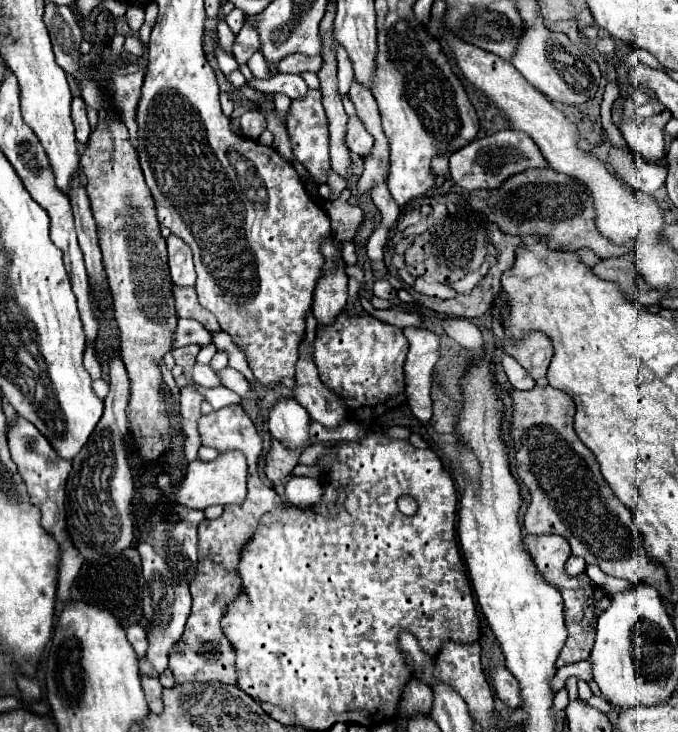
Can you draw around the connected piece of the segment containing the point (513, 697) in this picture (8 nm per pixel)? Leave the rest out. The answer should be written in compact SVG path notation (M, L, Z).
M496 667L490 673L492 681L494 681L494 689L496 695L512 709L518 709L522 705L522 697L520 697L520 687L518 687L518 679L514 679L514 675L506 669L506 667Z

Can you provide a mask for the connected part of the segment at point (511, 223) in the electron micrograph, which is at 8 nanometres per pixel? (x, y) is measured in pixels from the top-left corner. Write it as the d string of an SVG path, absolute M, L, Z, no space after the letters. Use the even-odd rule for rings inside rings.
M550 167L528 169L504 181L498 189L472 191L468 197L472 209L484 213L504 233L510 235L542 235L550 239L552 249L582 249L588 247L602 259L618 257L626 253L626 247L610 243L596 229L594 221L594 199L580 179L568 179Z

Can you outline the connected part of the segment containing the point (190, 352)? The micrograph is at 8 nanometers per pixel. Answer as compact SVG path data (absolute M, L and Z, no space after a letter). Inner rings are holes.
M188 345L188 347L182 347L182 349L174 349L174 359L176 359L176 365L180 365L184 369L184 375L190 377L190 369L194 367L196 363L196 355L200 351L200 345Z

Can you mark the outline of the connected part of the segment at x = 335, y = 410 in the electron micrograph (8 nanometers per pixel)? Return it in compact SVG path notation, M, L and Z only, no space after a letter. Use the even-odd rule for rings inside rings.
M304 339L300 347L298 371L294 375L294 383L296 383L294 397L308 411L310 419L322 423L328 429L334 429L338 423L346 419L346 407L342 405L342 399L330 393L322 385L316 365L308 355L308 343Z

